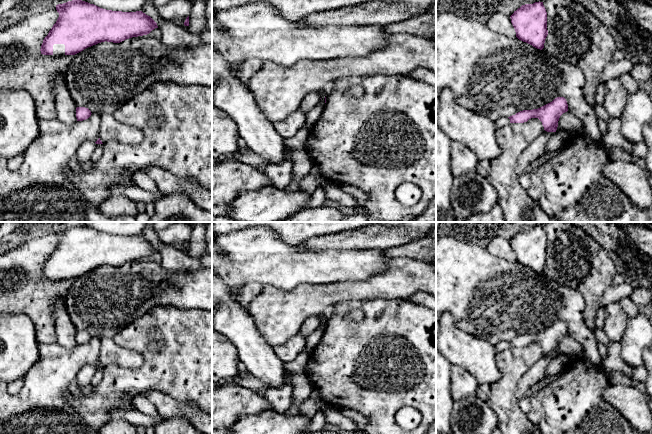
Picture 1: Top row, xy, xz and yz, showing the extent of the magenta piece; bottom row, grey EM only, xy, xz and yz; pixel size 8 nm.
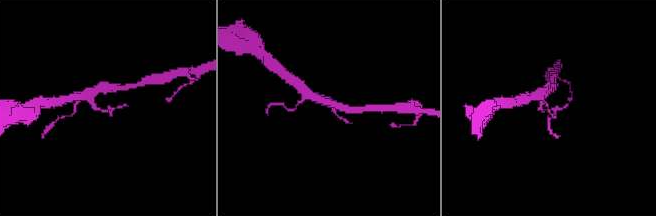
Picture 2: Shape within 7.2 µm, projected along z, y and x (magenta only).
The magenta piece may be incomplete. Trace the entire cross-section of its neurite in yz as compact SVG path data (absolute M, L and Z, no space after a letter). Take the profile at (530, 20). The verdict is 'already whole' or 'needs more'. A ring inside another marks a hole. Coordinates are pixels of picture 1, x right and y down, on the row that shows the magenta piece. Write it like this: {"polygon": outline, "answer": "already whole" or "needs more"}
{"polygon": "M543 2L525 4L510 16L516 37L542 50L548 35L547 12Z", "answer": "already whole"}

